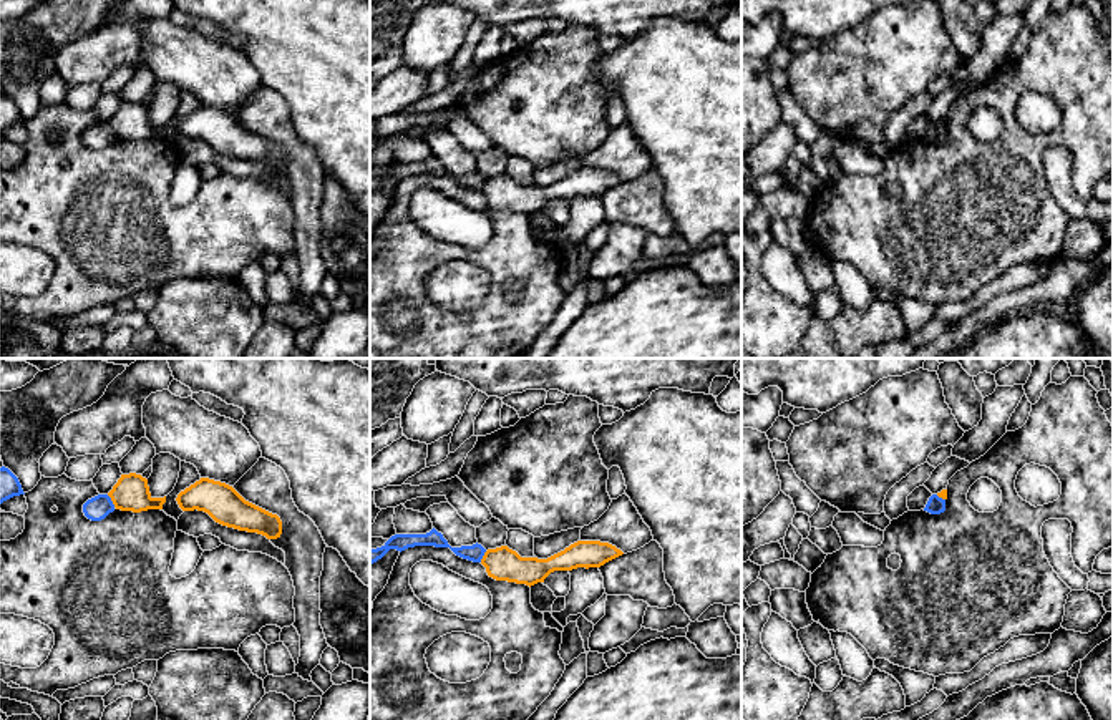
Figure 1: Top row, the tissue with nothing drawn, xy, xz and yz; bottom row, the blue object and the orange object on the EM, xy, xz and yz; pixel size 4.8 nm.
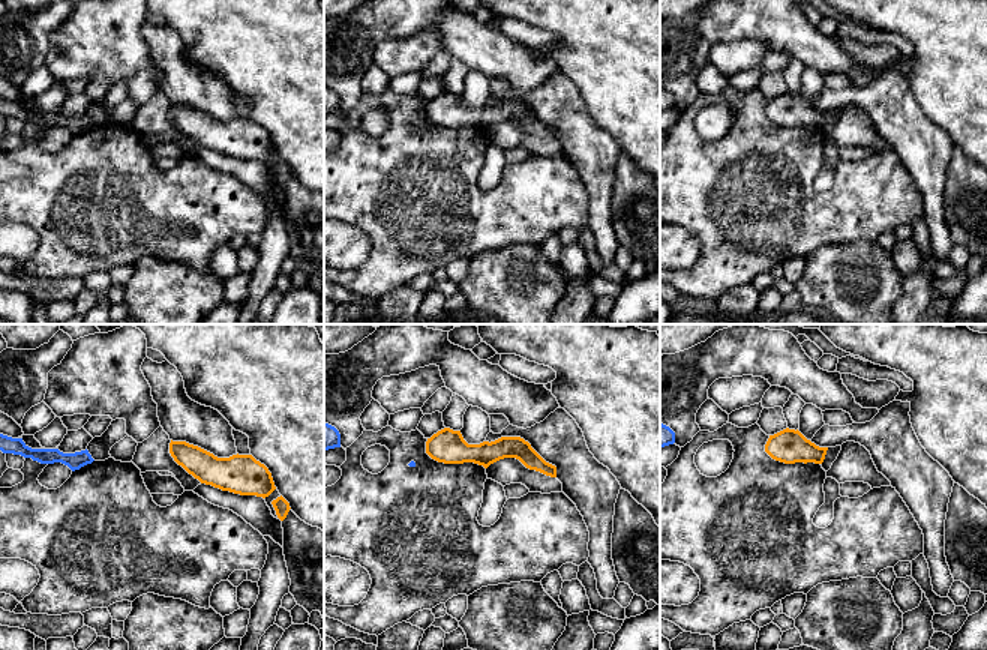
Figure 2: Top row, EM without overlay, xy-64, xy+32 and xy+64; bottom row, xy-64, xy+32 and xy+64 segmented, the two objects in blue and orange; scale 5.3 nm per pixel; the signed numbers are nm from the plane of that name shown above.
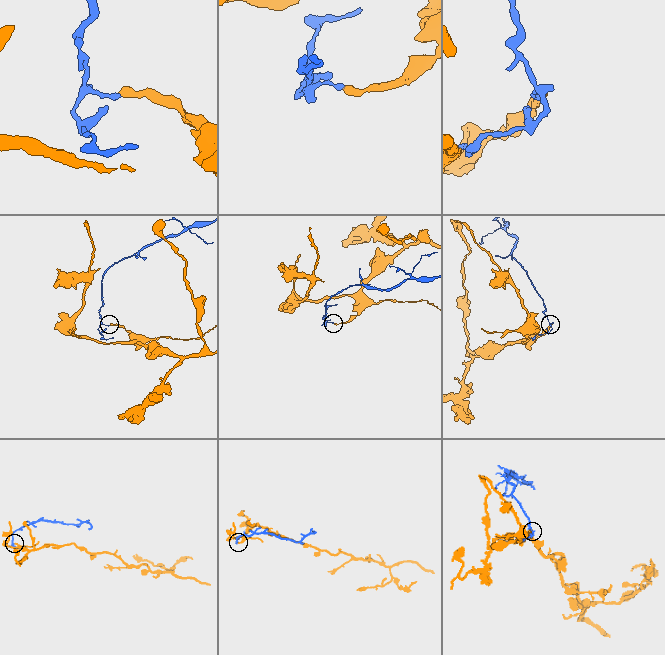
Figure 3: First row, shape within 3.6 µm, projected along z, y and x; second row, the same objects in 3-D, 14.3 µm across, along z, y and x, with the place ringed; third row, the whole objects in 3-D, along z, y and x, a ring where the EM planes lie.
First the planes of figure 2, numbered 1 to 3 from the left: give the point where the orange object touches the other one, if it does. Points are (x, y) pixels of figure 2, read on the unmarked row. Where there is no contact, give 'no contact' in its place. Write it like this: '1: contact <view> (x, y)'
1: no contact
2: no contact
3: no contact

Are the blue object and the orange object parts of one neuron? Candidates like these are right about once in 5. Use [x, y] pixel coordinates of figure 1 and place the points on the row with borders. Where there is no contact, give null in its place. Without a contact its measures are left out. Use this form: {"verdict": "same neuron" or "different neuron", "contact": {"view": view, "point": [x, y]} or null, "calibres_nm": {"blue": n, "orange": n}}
{"verdict": "different neuron", "contact": {"view": "xy", "point": [111, 501]}, "calibres_nm": {"blue": 120, "orange": 180}}

